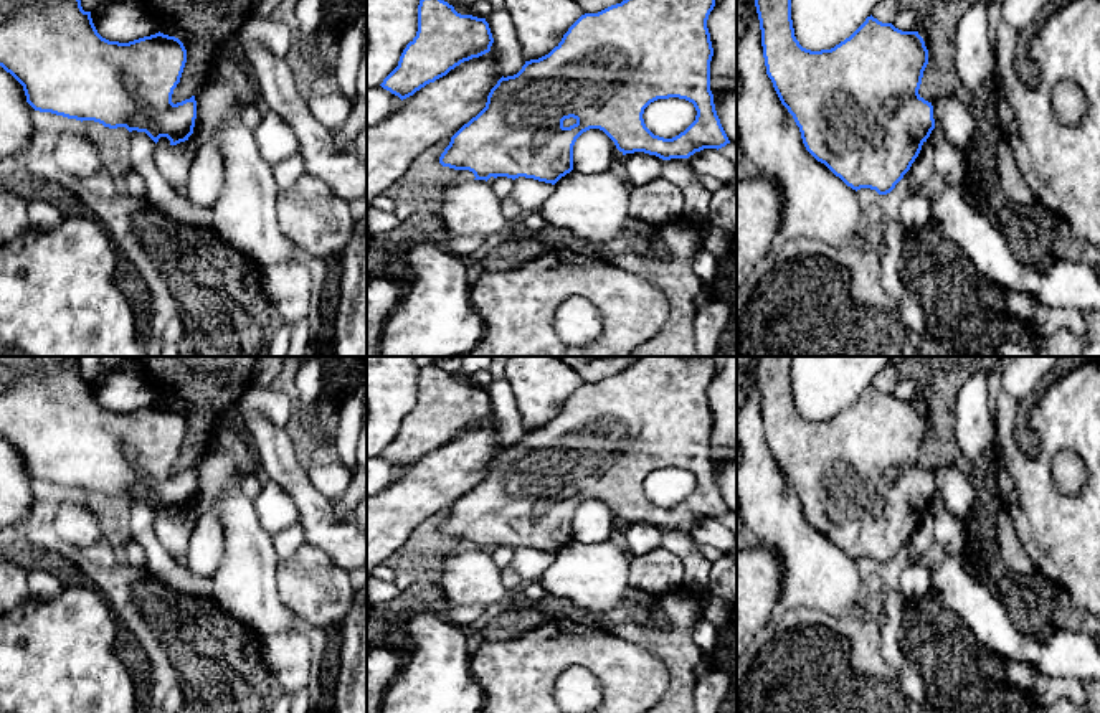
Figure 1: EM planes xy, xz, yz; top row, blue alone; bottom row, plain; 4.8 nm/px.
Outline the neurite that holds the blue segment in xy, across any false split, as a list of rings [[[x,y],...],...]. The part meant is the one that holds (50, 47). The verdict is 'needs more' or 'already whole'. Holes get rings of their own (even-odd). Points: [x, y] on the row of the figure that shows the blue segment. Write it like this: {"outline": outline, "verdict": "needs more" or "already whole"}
{"outline": [[[0,0],[0,66],[23,86],[35,111],[145,132],[155,144],[167,137],[177,145],[188,140],[197,119],[195,96],[172,102],[185,63],[183,43],[160,31],[129,43],[102,38],[81,0]]], "verdict": "already whole"}

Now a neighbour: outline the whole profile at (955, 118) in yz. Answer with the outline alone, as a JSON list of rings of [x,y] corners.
[[[948,94],[936,97],[932,106],[935,127],[940,127],[946,140],[963,152],[976,130],[970,104],[961,102],[955,94]]]

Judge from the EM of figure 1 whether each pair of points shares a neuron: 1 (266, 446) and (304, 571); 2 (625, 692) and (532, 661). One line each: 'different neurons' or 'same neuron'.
1: different neurons
2: same neuron

